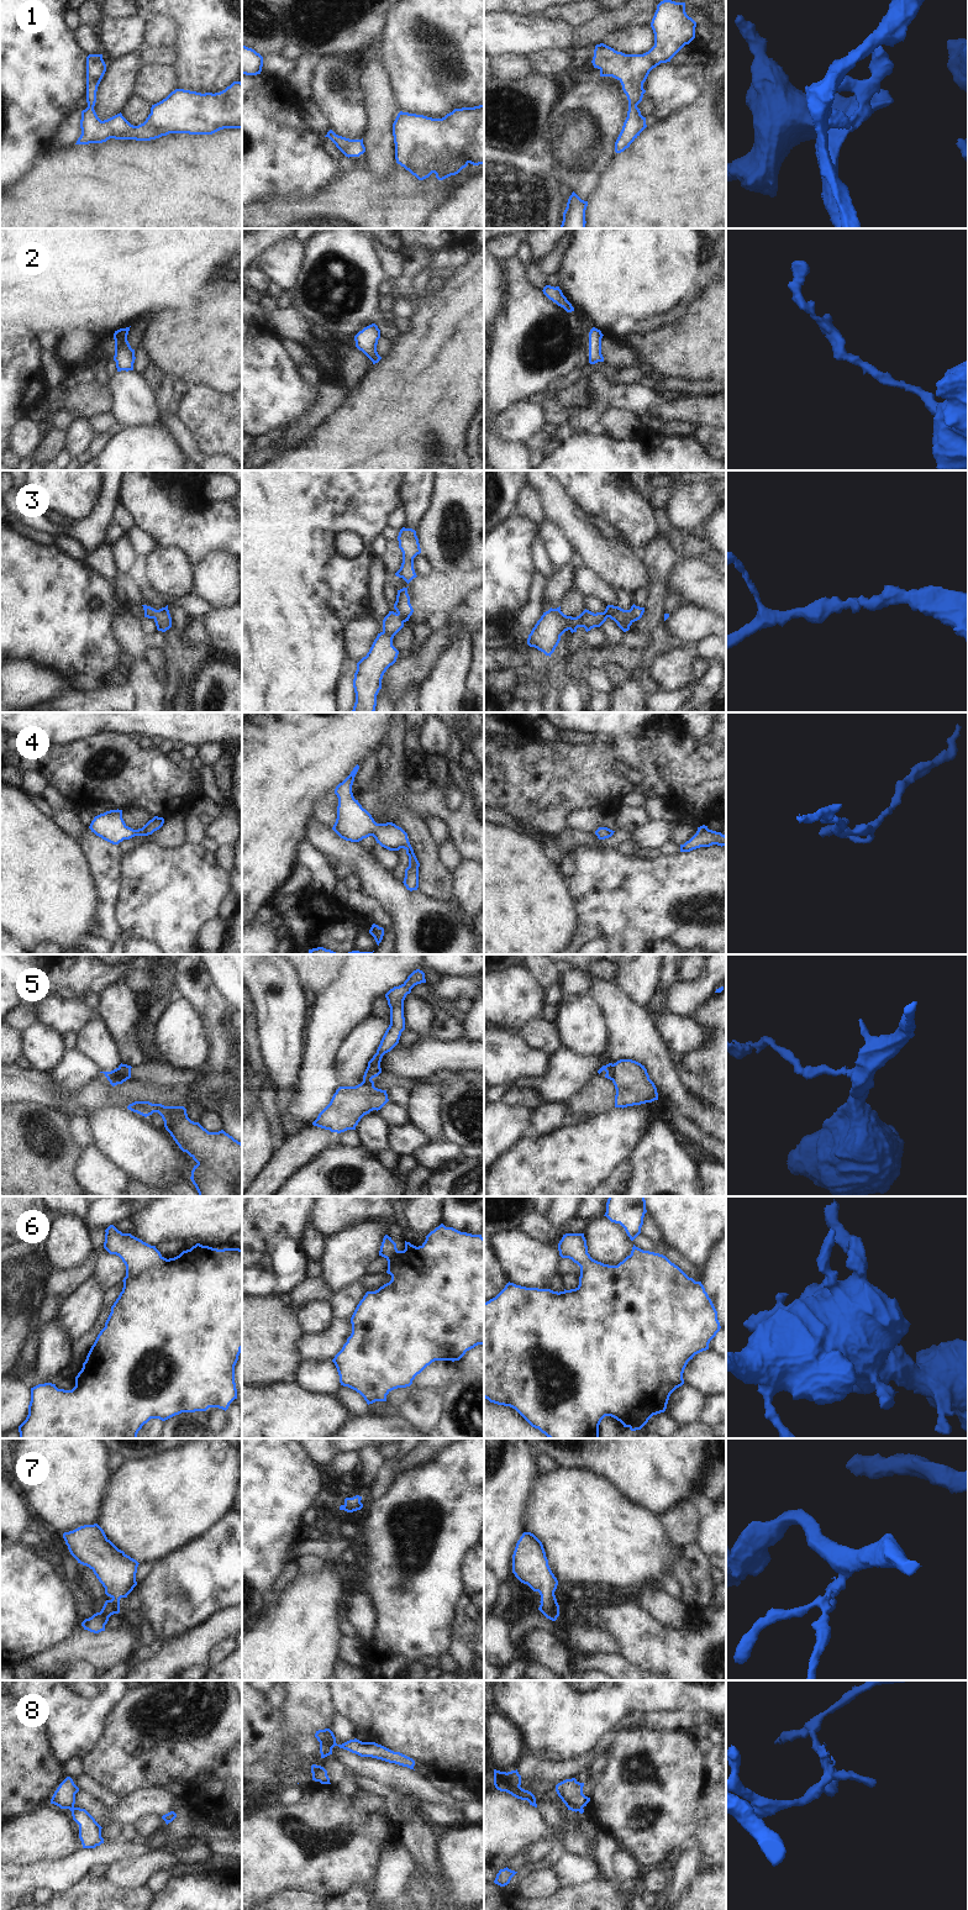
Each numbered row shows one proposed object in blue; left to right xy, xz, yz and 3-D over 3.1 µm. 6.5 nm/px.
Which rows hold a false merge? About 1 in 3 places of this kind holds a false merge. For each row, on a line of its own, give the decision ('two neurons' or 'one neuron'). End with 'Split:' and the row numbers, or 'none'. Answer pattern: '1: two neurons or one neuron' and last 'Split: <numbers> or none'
1: one neuron
2: one neuron
3: one neuron
4: one neuron
5: two neurons
6: one neuron
7: one neuron
8: two neurons
Split: 5, 8

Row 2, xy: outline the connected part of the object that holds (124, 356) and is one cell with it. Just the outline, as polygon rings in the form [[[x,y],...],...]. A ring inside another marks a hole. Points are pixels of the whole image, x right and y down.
[[[130,327],[120,328],[120,330],[115,331],[115,333],[114,333],[114,340],[115,340],[114,361],[116,362],[117,372],[133,370],[133,363],[136,359],[135,349],[131,348],[131,346],[127,341],[127,335],[128,335]]]

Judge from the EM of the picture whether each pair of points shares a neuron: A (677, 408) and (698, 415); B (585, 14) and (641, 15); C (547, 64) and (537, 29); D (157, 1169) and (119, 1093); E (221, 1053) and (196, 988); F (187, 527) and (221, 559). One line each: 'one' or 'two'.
A: one
B: two
C: two
D: two
E: one
F: two

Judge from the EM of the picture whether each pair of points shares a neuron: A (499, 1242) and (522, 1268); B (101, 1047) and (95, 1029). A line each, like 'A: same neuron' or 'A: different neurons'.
A: same neuron
B: same neuron

